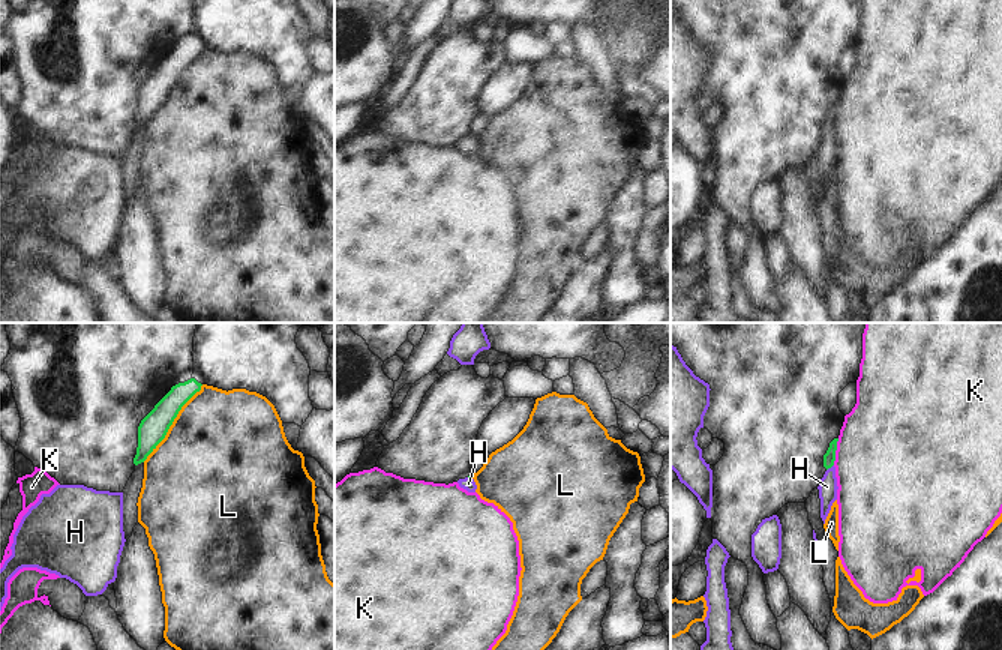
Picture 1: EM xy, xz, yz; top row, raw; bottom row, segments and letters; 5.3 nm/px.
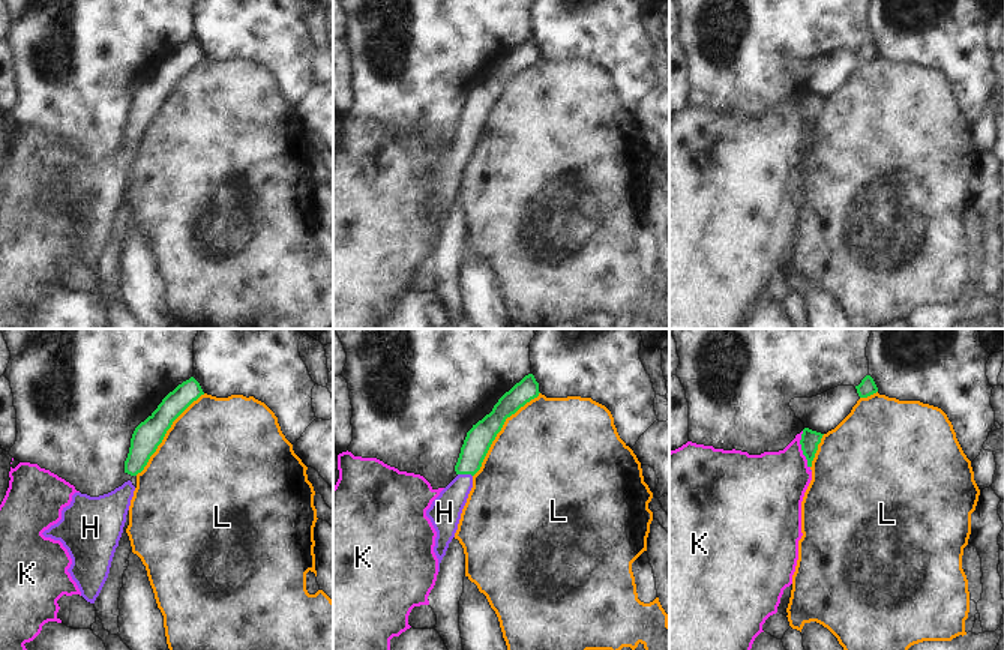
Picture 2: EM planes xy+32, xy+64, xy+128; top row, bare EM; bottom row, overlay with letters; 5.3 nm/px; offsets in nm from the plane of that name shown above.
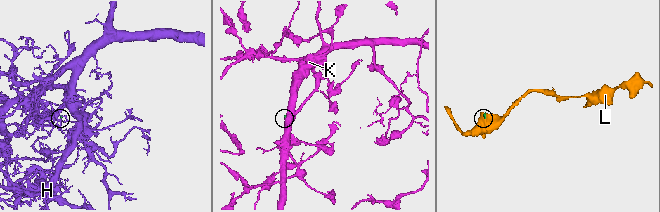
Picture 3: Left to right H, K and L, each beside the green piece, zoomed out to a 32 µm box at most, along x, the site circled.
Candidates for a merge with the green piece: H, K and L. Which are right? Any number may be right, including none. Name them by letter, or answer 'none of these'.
H

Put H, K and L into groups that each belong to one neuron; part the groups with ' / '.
H / K / L

